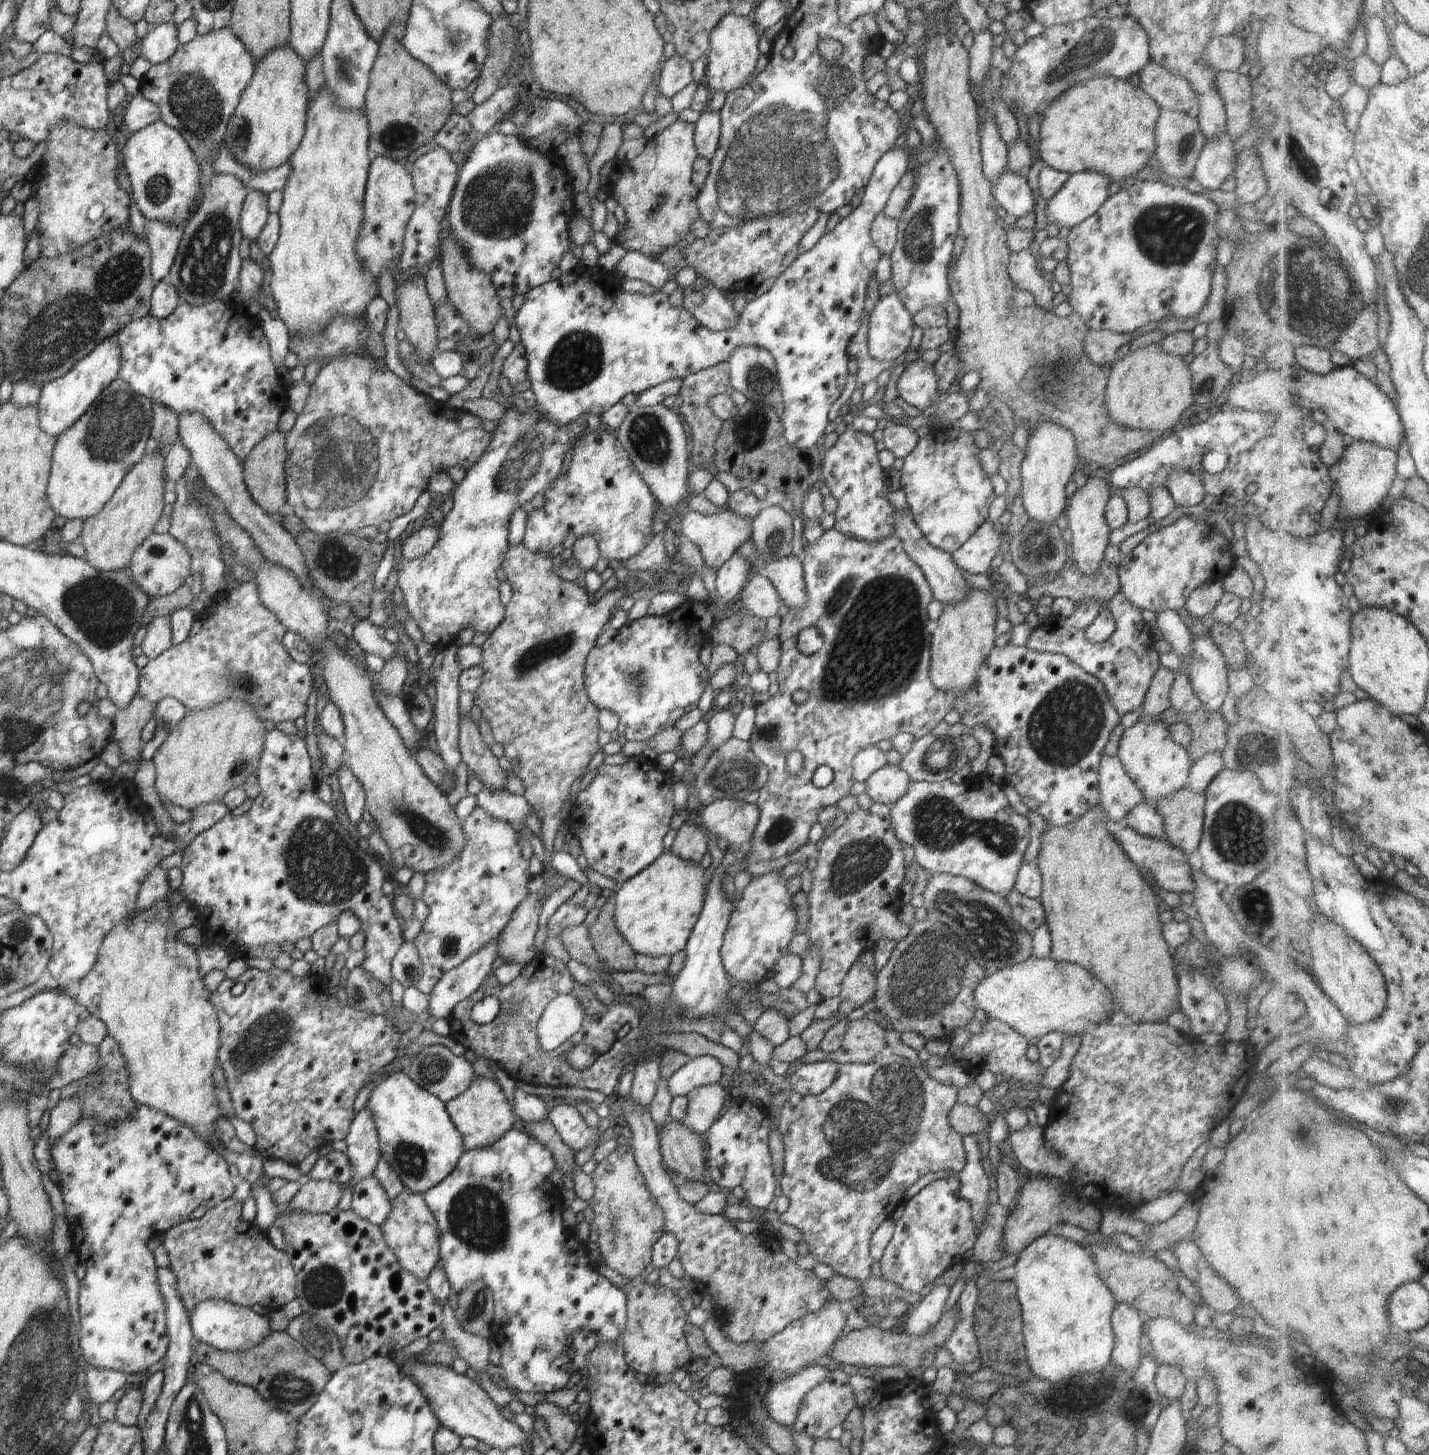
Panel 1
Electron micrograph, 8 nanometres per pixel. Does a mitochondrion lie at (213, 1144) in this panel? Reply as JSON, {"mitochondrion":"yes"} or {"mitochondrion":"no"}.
{"mitochondrion":"no"}

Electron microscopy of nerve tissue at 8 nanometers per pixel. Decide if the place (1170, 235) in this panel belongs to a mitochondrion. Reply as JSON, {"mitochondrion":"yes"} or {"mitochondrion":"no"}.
{"mitochondrion":"yes"}

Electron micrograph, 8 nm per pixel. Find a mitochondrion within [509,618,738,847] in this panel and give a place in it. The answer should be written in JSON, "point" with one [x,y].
{"point":[542,651]}

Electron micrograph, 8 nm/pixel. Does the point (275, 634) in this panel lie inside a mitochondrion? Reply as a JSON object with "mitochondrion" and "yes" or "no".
{"mitochondrion":"no"}

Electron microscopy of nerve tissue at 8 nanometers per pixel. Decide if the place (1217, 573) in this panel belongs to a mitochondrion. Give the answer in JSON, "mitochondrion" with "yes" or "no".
{"mitochondrion":"no"}

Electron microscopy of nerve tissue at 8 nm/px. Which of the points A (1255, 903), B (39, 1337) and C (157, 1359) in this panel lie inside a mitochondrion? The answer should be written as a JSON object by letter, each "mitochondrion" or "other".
{"A":"mitochondrion","B":"mitochondrion","C":"other"}

